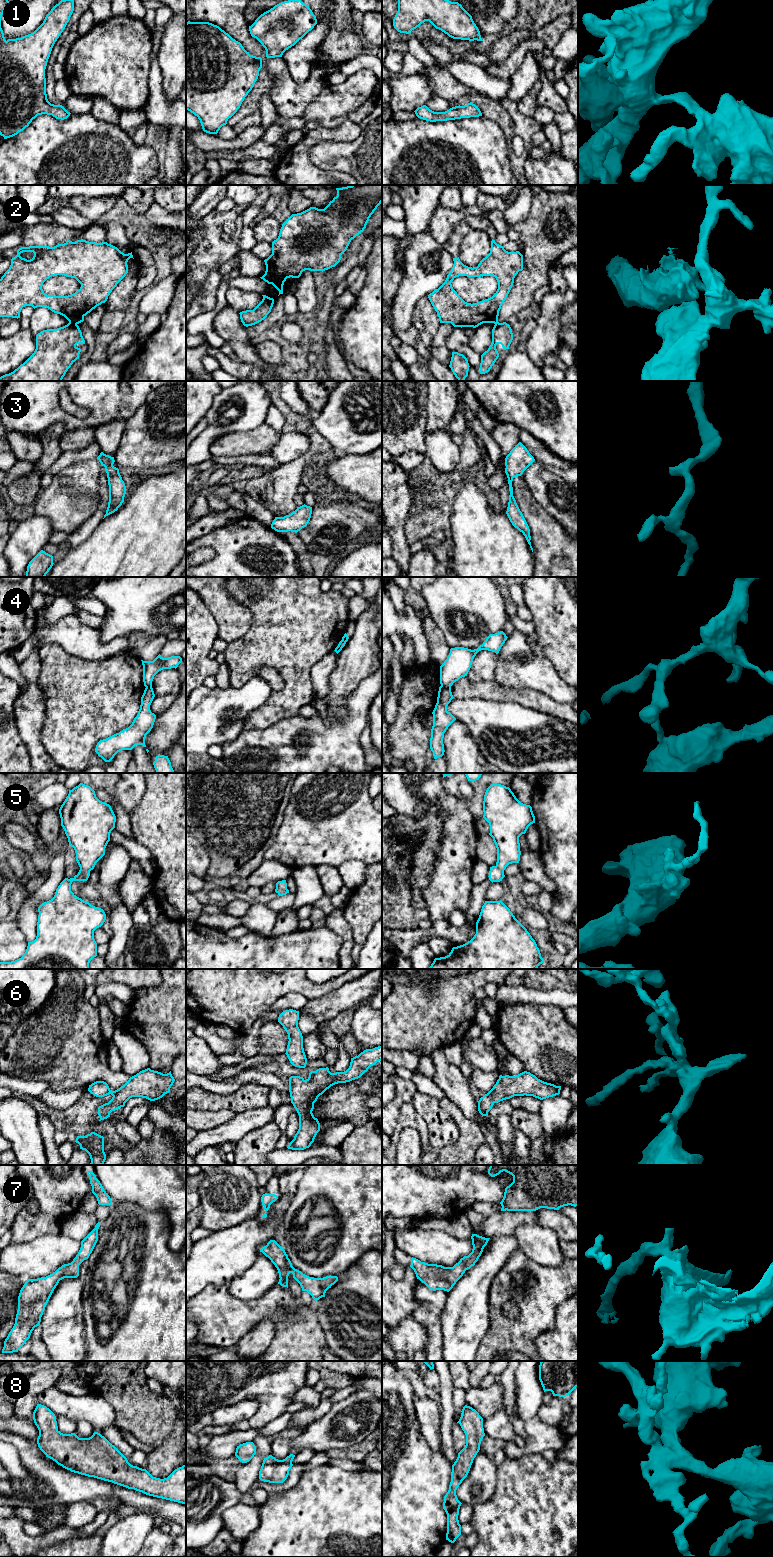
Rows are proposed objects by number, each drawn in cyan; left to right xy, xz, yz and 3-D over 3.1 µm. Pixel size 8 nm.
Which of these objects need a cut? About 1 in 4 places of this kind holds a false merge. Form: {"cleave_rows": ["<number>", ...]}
{"cleave_rows": ["2", "4"]}

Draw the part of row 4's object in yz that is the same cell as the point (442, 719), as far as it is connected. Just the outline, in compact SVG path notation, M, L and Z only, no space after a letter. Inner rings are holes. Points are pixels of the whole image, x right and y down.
M439 687L437 703L432 712L433 726L431 729L430 749L433 752L434 759L444 755L443 738L448 727L456 718L447 711L447 706L453 699L451 688Z

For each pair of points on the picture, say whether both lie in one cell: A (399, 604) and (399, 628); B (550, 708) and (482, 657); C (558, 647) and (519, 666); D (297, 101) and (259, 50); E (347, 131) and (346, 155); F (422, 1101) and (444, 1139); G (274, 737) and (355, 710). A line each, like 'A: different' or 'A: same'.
A: different
B: different
C: different
D: same
E: different
F: same
G: same

